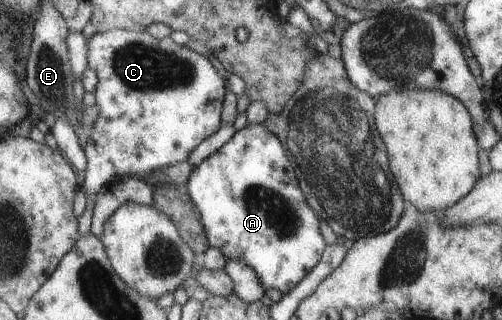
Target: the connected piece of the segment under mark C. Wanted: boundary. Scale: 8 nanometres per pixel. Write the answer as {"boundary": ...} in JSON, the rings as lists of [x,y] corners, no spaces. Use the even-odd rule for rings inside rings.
{"boundary":[[[112,29],[95,33],[86,45],[86,67],[95,72],[97,83],[95,104],[99,107],[97,119],[89,130],[84,156],[86,157],[84,182],[81,189],[86,197],[81,222],[77,230],[81,236],[90,233],[95,194],[99,188],[115,178],[142,177],[154,169],[161,169],[176,162],[185,161],[189,154],[207,137],[213,135],[221,126],[221,102],[225,97],[225,82],[209,64],[206,56],[187,50],[169,37],[157,39],[146,31],[137,33]]]}

